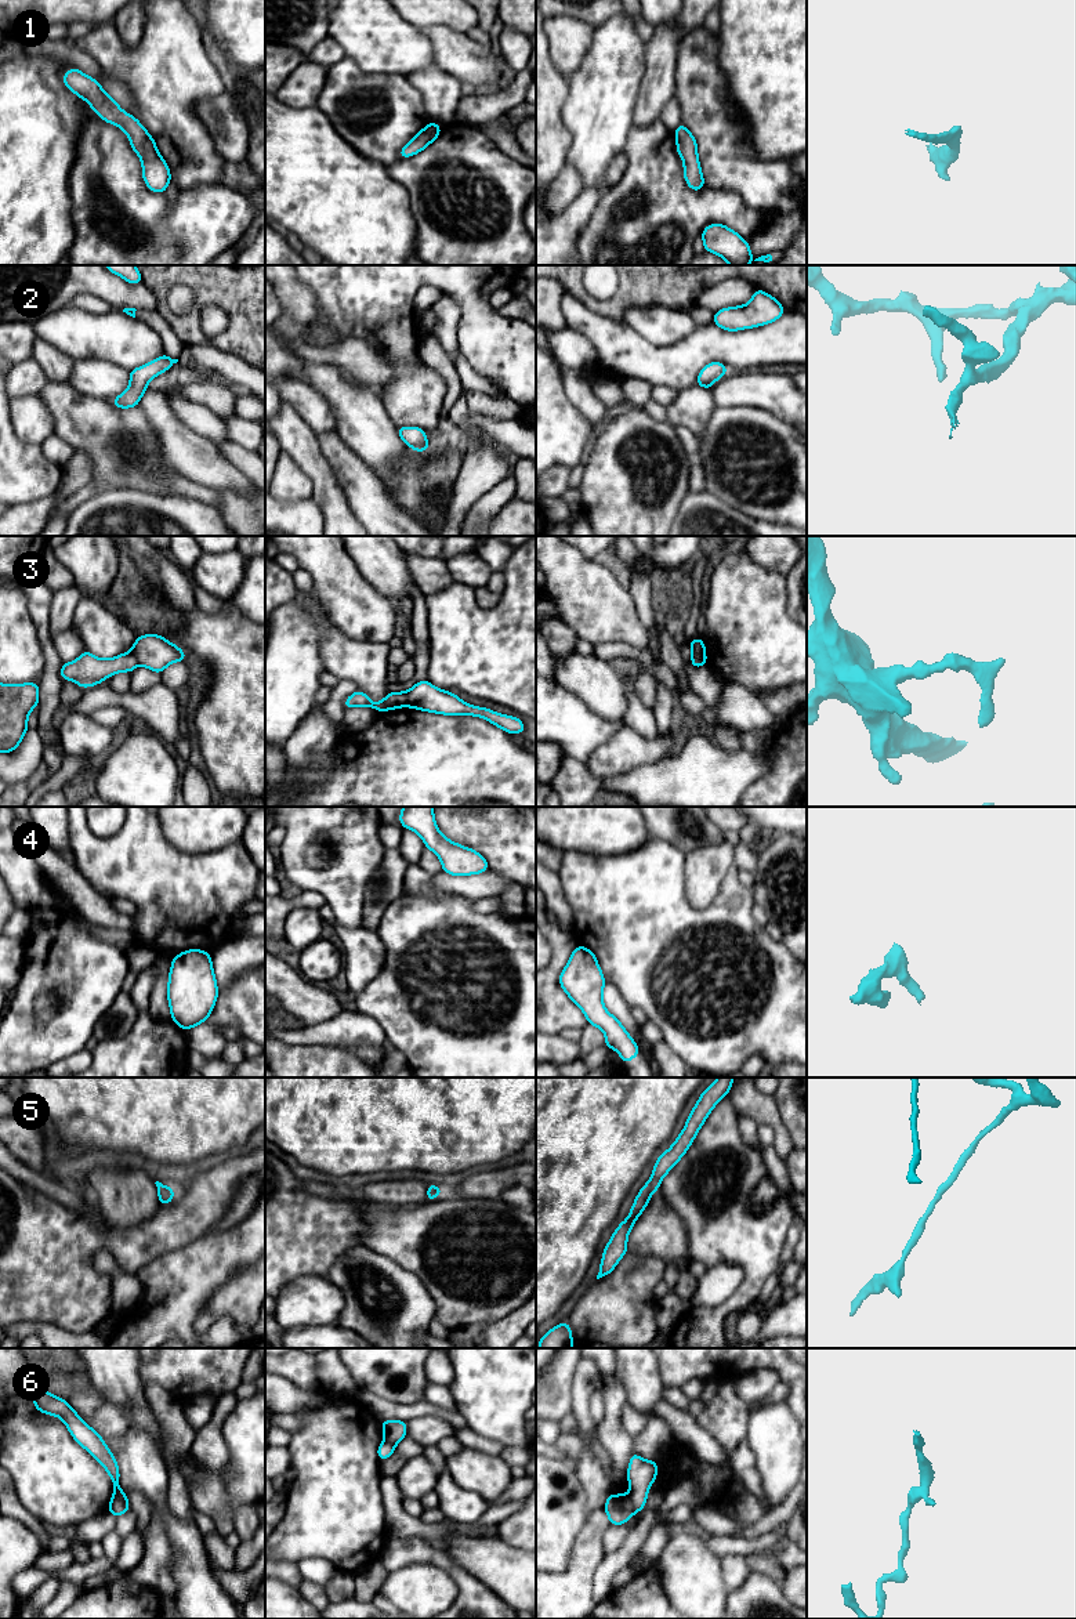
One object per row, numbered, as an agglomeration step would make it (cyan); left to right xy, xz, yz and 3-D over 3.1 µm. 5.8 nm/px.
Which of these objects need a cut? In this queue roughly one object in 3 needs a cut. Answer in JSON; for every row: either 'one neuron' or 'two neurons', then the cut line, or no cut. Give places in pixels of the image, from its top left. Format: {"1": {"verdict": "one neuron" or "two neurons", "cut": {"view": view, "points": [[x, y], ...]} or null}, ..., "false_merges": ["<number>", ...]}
{"1": {"verdict": "one neuron", "cut": null}, "2": {"verdict": "one neuron", "cut": null}, "3": {"verdict": "two neurons", "cut": {"view": "xy", "points": [[130, 651], [138, 663]]}}, "4": {"verdict": "one neuron", "cut": null}, "5": {"verdict": "one neuron", "cut": null}, "6": {"verdict": "two neurons", "cut": {"view": "xy", "points": [[123, 1492], [112, 1502], [108, 1510]]}}, "false_merges": ["3", "6"]}

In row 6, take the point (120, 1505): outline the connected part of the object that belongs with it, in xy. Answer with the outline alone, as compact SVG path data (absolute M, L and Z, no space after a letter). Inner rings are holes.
M126 1493L122 1496L117 1496L113 1502L112 1506L109 1507L109 1511L117 1518L122 1514L126 1514L130 1508L128 1499L126 1497Z

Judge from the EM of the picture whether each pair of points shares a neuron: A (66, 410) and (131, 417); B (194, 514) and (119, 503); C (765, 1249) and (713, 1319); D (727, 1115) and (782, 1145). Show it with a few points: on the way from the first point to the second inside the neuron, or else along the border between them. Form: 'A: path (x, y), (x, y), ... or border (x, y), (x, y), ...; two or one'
A: path (83, 417), (115, 417); one
B: path (176, 514), (165, 514), (152, 509), (137, 509); one
C: path (757, 1267), (753, 1282), (731, 1304); one
D: border (728, 1094), (739, 1112); two

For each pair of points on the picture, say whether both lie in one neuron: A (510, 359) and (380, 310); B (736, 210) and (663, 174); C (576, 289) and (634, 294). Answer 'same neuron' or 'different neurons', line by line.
A: same neuron
B: same neuron
C: same neuron

